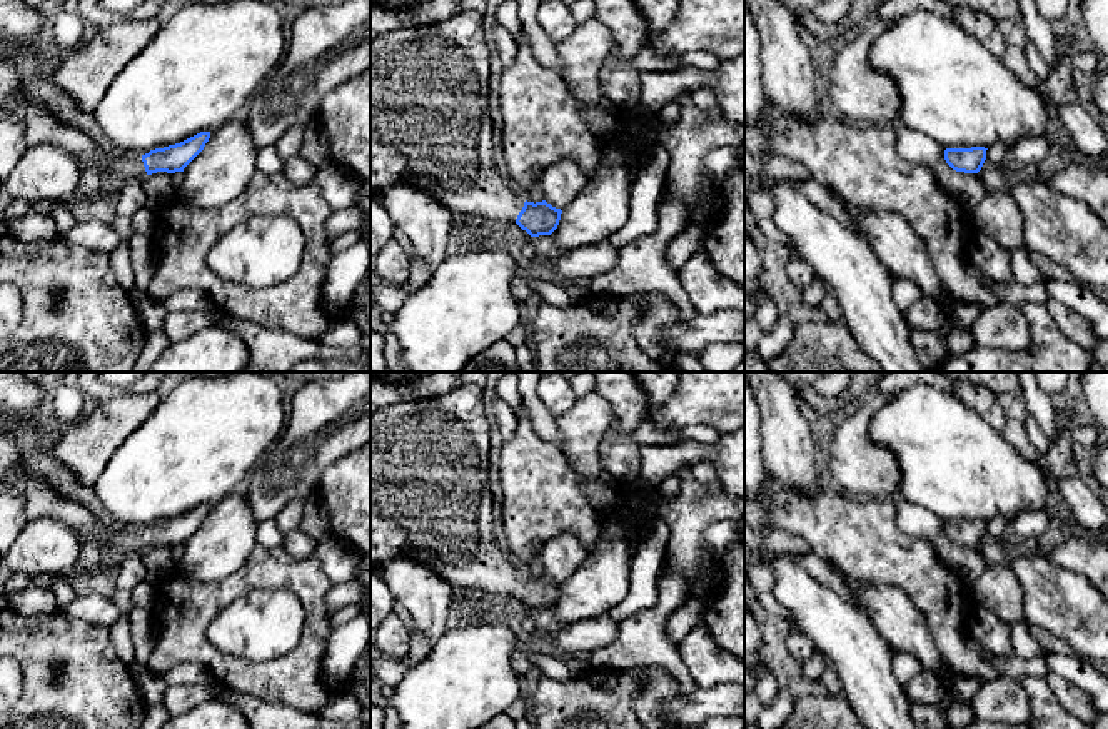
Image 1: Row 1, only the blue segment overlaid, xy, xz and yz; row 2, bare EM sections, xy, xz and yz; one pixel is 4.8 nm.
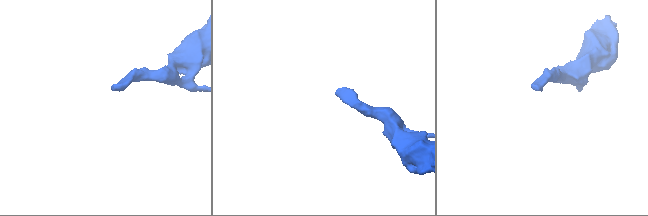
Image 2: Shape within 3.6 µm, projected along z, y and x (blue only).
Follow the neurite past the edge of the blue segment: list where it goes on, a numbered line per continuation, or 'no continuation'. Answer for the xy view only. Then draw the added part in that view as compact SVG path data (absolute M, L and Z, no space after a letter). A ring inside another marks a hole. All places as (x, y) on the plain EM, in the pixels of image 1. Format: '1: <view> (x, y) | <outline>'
1: xy (40, 499) | M27 455L7 472L2 492L8 490L15 480L23 482L27 520L40 517L60 520L70 525L82 542L97 540L100 551L127 556L147 549L142 532L125 532L117 527L107 527L90 509L77 500L63 497L43 479L37 477Z

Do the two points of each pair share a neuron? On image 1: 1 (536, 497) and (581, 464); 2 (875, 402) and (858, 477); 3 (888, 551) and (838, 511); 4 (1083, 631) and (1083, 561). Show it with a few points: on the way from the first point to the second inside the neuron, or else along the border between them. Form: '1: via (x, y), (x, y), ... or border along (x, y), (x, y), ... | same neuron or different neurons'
1: border along (563, 452), (579, 479), (583, 494), (593, 504) | different neurons
2: via (858, 421), (858, 459) | same neuron
3: via (876, 549), (850, 522) | same neuron
4: border along (1048, 556), (1060, 566), (1078, 571), (1090, 584) | different neurons

